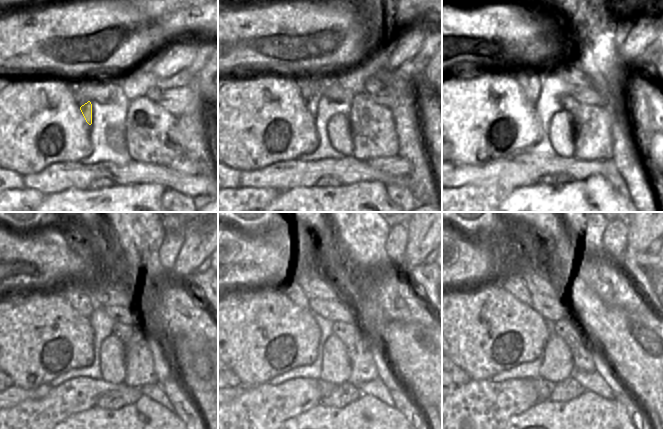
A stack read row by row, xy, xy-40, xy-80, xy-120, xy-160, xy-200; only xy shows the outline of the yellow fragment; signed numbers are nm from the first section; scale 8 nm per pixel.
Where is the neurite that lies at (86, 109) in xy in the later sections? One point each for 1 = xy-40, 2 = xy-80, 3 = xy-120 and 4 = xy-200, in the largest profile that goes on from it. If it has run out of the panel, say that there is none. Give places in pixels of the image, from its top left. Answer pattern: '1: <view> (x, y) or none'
1: xy-40 (309, 86)
2: xy-80 (531, 82)
3: xy-120 (79, 298)
4: xy-200 (512, 283)

